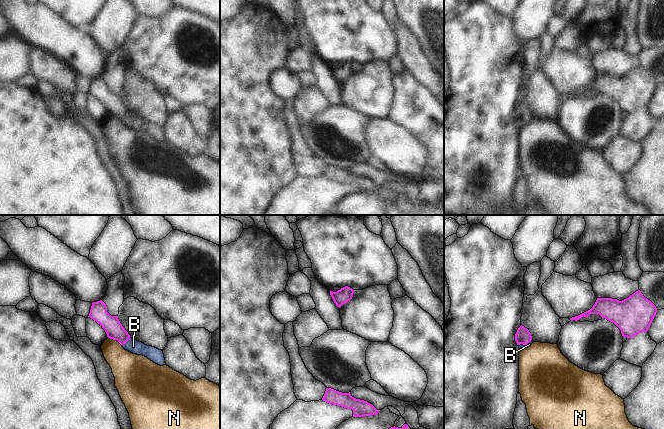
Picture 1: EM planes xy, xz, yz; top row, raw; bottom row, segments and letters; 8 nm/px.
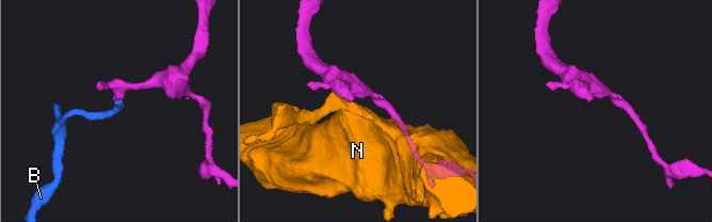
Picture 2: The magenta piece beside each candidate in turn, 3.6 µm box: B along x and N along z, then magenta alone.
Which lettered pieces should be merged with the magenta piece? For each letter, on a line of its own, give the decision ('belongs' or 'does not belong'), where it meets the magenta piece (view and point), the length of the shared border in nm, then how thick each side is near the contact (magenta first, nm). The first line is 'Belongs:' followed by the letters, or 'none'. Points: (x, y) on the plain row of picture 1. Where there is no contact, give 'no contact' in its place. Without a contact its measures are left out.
Belongs: B
B: belongs; meets magenta in xy at (126, 117); contact 90 nm long; 140 nm thick on the magenta side, 110 nm on the other
N: does not belong; meets magenta in xy at (115, 115); contact 130 nm long; 140 nm thick on the magenta side, 240 nm on the other

